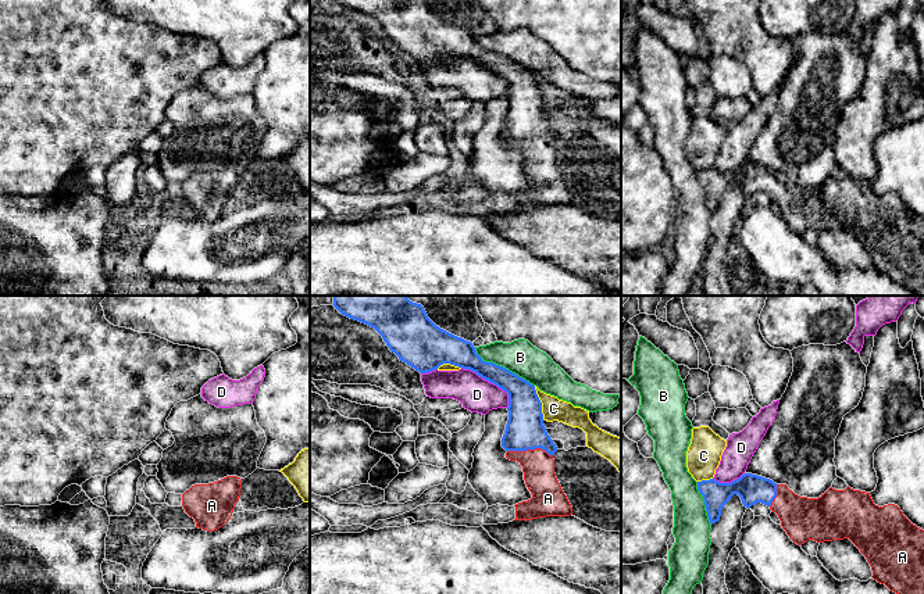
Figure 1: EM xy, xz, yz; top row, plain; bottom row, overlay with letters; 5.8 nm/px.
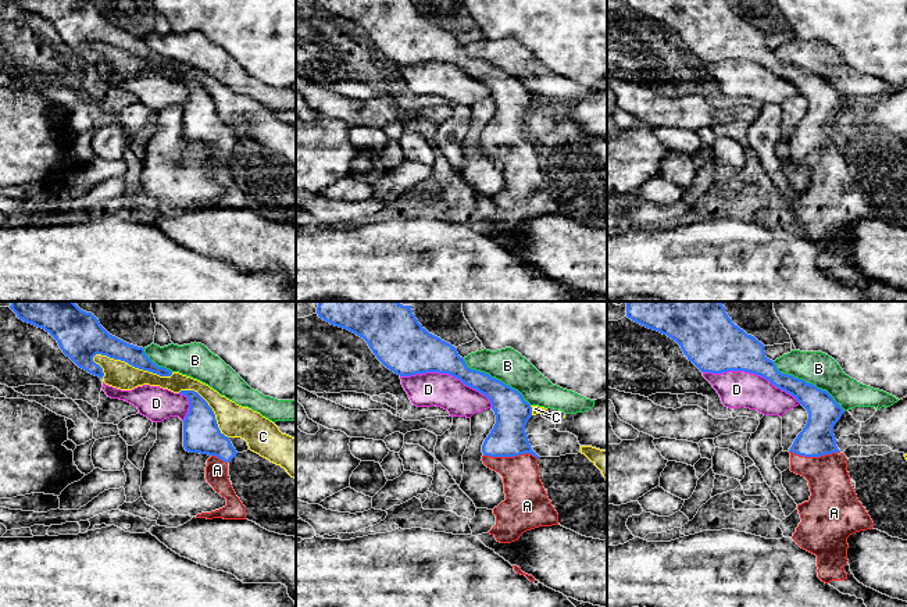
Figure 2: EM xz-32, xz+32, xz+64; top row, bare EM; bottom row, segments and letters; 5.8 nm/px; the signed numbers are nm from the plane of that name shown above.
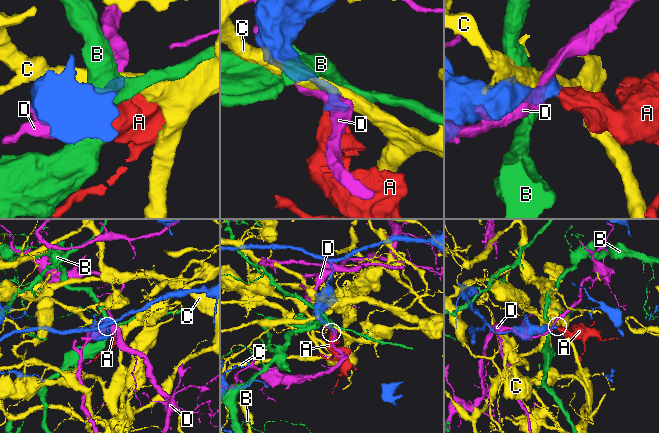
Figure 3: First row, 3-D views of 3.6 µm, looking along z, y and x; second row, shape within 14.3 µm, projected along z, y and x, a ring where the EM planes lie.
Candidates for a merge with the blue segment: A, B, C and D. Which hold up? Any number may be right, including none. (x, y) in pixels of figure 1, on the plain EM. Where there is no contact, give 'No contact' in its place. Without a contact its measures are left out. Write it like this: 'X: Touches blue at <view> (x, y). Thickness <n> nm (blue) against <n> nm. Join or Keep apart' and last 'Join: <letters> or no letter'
A: Touches blue at xz (530, 138). Thickness 220 nm (blue) against 190 nm. Join
B: Touches blue at xz (502, 56). Thickness 180 nm (blue) against 200 nm. Keep apart
C: Touches blue at xz (541, 92). Thickness 220 nm (blue) against 130 nm. Keep apart
D: Touches blue at xz (491, 71). Thickness 190 nm (blue) against 200 nm. Keep apart
Join: A

